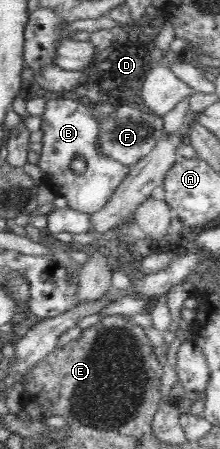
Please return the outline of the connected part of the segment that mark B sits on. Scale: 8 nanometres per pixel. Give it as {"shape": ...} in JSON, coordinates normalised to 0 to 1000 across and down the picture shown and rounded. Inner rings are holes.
{"shape":[[[218,216],[186,263],[195,327],[173,365],[205,388],[195,408],[259,437],[291,437],[309,463],[400,477],[464,468],[555,401],[573,401],[591,372],[473,347],[450,334],[450,276],[418,238],[309,216]],[[345,343],[377,345],[391,356],[395,372],[377,385],[345,385],[318,374],[318,356]]]}

